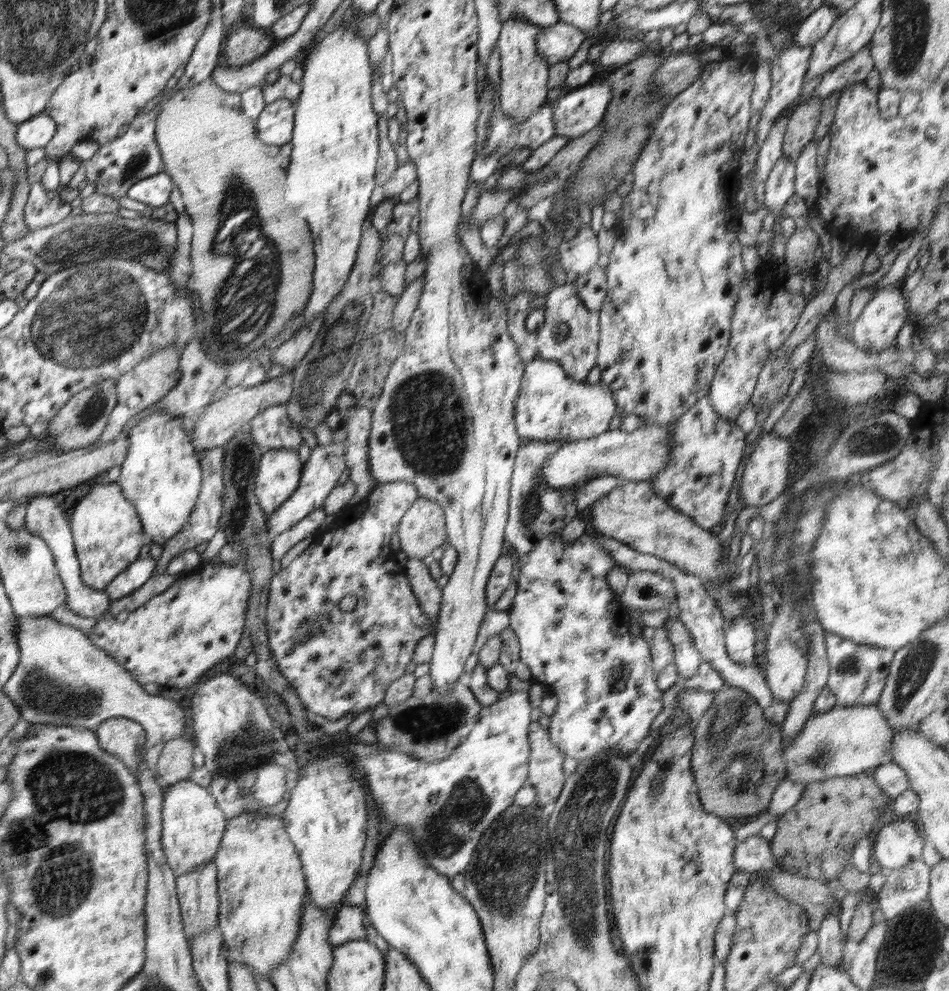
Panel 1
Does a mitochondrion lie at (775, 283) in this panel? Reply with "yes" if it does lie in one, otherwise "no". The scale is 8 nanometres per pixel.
no

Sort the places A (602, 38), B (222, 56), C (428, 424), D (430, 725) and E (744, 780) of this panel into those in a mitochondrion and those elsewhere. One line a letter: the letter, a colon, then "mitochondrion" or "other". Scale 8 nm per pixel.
A: other
B: other
C: mitochondrion
D: mitochondrion
E: mitochondrion

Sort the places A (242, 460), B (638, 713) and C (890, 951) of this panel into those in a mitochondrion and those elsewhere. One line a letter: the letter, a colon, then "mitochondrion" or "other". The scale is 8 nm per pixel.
A: mitochondrion
B: other
C: mitochondrion

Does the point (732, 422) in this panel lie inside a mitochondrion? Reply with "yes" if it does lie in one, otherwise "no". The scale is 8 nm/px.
no

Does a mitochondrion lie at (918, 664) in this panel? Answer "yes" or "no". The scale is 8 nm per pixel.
yes

